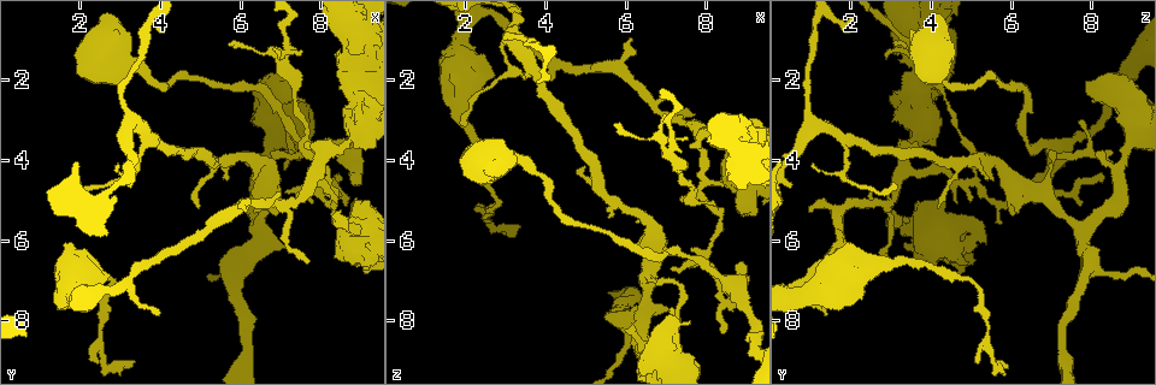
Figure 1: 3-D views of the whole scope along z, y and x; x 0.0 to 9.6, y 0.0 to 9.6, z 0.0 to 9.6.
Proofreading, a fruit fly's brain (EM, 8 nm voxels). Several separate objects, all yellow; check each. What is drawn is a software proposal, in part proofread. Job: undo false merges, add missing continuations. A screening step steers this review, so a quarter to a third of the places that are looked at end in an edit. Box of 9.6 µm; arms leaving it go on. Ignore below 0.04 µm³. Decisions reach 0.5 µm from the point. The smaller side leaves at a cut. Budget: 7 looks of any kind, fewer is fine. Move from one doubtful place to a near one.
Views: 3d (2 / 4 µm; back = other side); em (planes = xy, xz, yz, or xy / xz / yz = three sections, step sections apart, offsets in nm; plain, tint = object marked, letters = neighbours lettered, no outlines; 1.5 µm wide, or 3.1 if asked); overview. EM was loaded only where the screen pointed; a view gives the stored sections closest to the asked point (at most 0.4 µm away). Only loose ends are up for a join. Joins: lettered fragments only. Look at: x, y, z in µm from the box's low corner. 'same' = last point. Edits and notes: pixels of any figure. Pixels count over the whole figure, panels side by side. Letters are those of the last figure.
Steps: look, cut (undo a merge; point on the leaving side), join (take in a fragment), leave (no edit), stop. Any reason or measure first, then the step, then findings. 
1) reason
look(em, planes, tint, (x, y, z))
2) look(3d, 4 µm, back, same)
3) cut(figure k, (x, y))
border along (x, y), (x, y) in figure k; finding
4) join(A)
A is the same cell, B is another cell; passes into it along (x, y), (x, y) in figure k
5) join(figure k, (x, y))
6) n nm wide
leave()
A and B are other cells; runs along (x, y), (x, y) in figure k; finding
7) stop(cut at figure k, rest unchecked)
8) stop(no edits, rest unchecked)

thin end
look(em, planes, tint, (7.70, 6.55, 2.90))

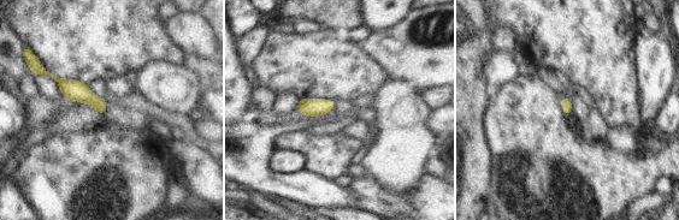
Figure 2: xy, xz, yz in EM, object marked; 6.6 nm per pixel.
look(em, planes, letters, same)

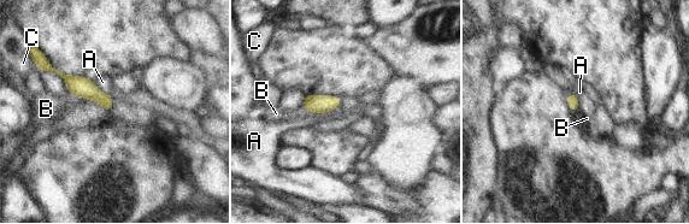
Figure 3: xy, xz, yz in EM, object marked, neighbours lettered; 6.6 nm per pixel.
leave()
A, B and C are other cells; border along (69, 90), (81, 98) in figure 3; none of them fits

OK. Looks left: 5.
free end
look(em, planes, tint, (6.20, 5.25, 0.95))

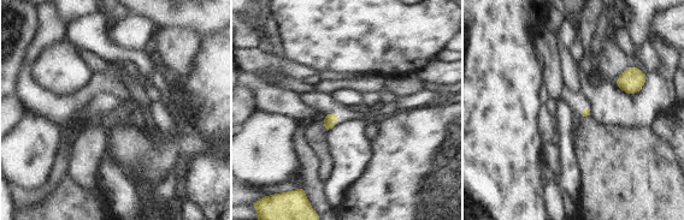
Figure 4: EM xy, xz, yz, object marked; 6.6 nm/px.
see the neighbours
look(em, planes, letters, same)

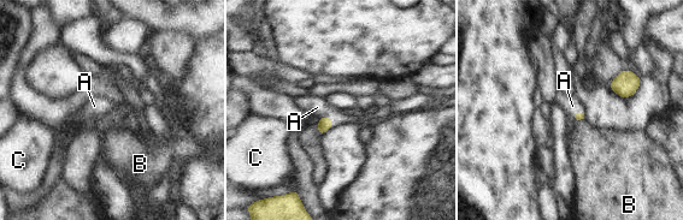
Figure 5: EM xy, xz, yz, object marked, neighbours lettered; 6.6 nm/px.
join(A)
A is the same cell, B and C are other cells; passes into it along (324, 124), (328, 117), (317, 107) in figure 5; it goes on there

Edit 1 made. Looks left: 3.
stop(join at figure 5, rest unchecked)

